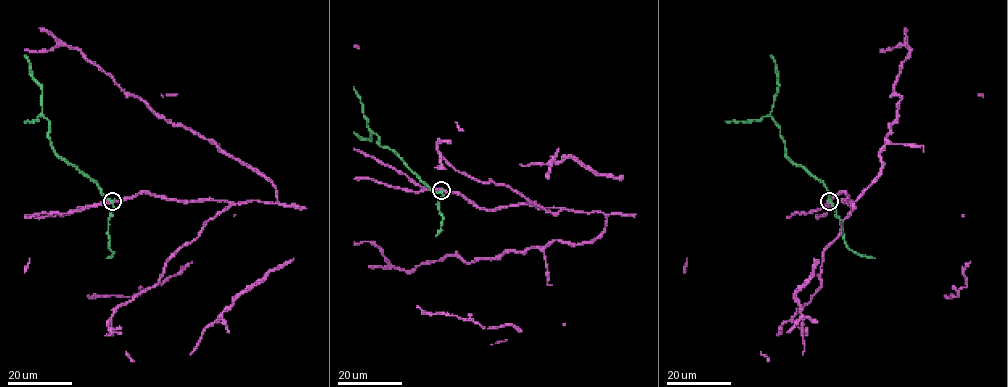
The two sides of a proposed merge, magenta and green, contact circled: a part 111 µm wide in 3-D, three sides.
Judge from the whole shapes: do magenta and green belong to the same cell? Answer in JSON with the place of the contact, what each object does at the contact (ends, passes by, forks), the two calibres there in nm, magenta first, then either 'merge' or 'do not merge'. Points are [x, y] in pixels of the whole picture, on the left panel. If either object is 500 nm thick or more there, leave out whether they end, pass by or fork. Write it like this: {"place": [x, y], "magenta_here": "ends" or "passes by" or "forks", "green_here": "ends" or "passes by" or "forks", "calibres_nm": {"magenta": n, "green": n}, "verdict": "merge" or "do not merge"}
{"place": [112, 201], "calibres_nm": {"magenta": 550, "green": 460}, "verdict": "do not merge"}

